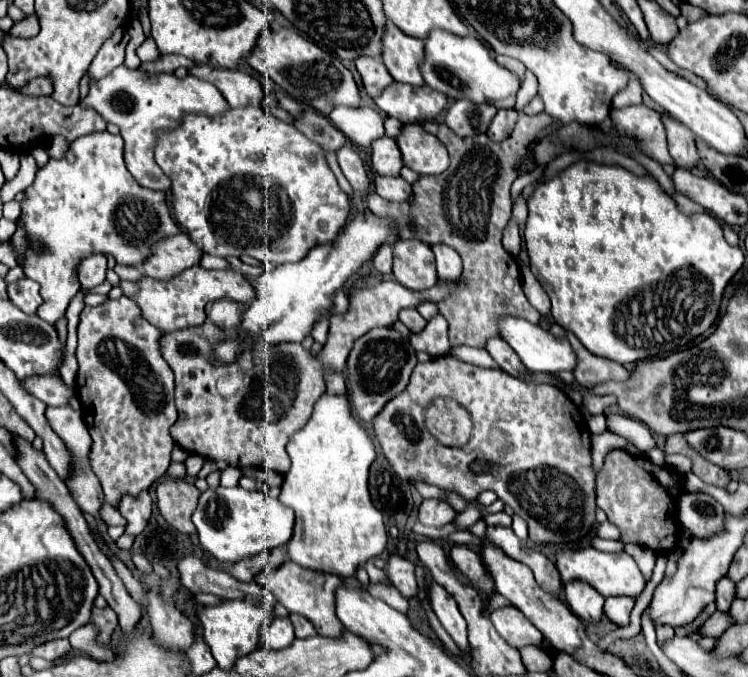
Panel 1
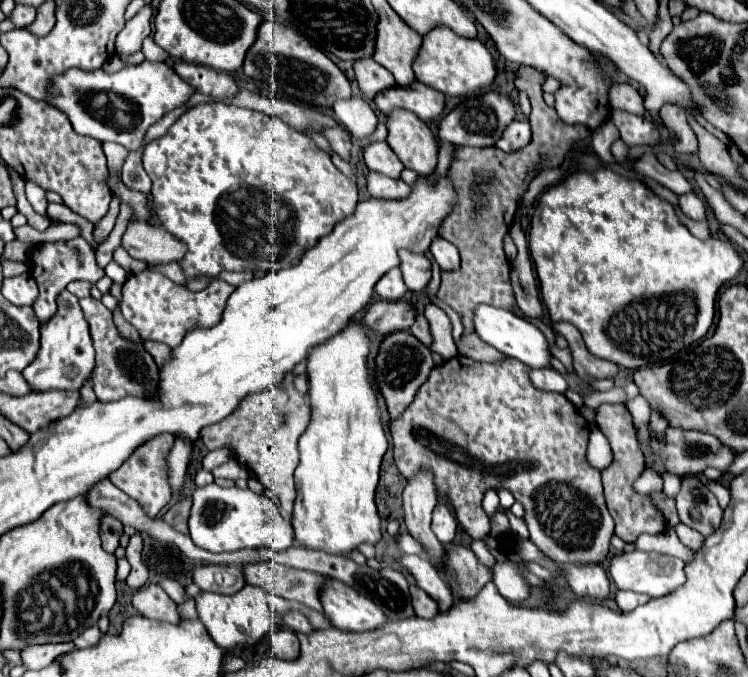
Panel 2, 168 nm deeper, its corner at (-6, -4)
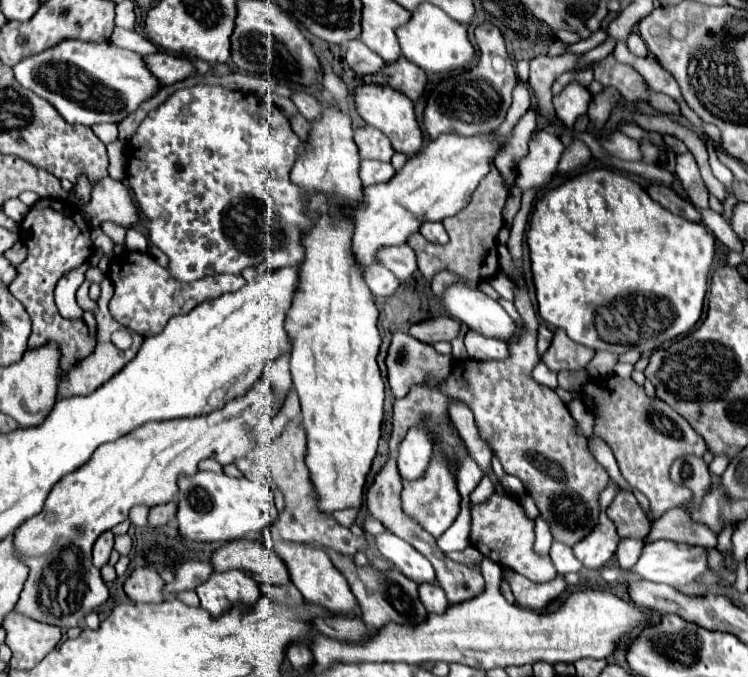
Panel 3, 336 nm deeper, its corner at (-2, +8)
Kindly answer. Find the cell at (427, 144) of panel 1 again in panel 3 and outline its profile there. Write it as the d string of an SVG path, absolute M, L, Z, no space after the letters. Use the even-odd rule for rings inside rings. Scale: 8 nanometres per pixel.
M361 84L353 90L353 102L355 102L355 110L357 114L369 124L375 126L377 130L381 130L393 144L395 152L403 152L407 156L413 156L419 152L421 144L423 144L423 134L419 130L419 124L415 120L415 112L413 112L413 102L407 100L407 96L403 96L399 90L391 88L391 86L381 86L381 84Z

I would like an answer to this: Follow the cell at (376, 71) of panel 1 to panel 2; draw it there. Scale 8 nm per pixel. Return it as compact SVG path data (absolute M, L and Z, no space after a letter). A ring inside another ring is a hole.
M373 58L357 60L355 62L355 76L357 76L361 92L369 100L373 100L375 94L379 94L379 92L395 86L393 74L387 68L383 68L381 64L377 64Z

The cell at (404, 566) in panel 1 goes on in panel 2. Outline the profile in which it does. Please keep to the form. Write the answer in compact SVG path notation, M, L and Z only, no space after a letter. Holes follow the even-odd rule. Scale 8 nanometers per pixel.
M417 584L409 586L409 594L411 594L411 604L413 604L417 616L421 616L421 618L433 618L439 612L437 610L437 602L427 592L423 592Z

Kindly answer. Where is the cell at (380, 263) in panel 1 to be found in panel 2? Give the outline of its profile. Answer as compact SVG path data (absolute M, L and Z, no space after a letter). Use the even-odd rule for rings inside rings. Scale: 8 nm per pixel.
M391 268L377 284L375 284L375 292L385 298L385 300L397 300L403 298L403 294L407 292L407 286L403 282L401 270L399 268Z

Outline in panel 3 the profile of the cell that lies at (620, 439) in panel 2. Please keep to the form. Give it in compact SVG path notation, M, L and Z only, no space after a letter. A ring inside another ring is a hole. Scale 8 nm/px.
M621 490L619 494L615 494L615 500L611 502L607 514L615 522L617 532L623 538L627 536L627 538L643 540L651 528L651 522L647 520L639 502L627 490Z

